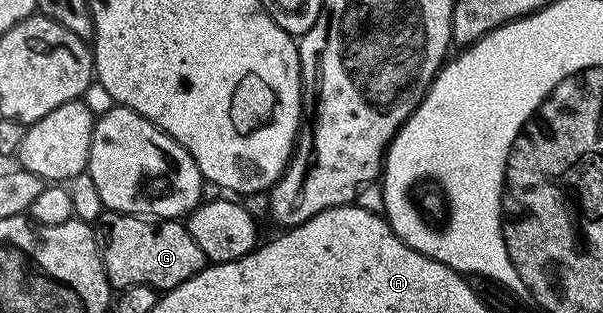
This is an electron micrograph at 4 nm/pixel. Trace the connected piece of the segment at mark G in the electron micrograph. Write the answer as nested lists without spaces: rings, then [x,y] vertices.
[[[106,210],[95,224],[95,234],[101,264],[113,289],[147,285],[164,293],[183,285],[183,281],[195,277],[207,266],[203,249],[195,245],[195,237],[191,237],[181,221],[158,221],[152,217],[121,215],[118,211]]]

